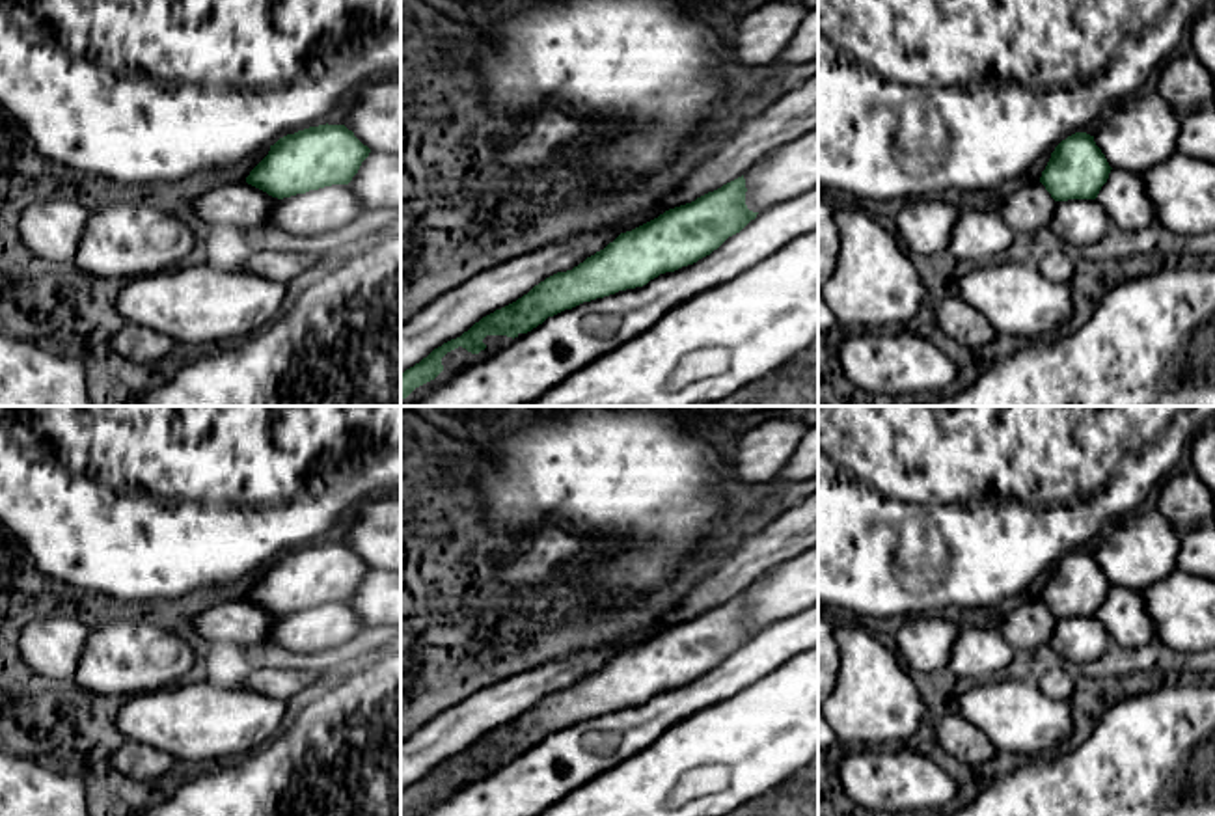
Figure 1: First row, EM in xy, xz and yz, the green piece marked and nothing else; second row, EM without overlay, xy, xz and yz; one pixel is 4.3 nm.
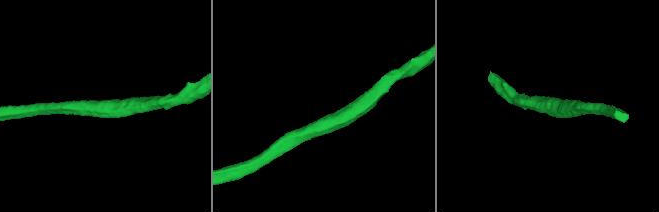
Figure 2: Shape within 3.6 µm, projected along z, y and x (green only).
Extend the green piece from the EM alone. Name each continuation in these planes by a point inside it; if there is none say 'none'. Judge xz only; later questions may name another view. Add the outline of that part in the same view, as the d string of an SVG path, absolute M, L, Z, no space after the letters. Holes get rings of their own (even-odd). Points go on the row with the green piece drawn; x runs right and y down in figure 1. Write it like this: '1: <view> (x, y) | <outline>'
none

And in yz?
none

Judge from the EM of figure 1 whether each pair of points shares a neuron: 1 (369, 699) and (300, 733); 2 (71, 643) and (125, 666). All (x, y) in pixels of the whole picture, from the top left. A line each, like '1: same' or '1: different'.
1: same
2: different

